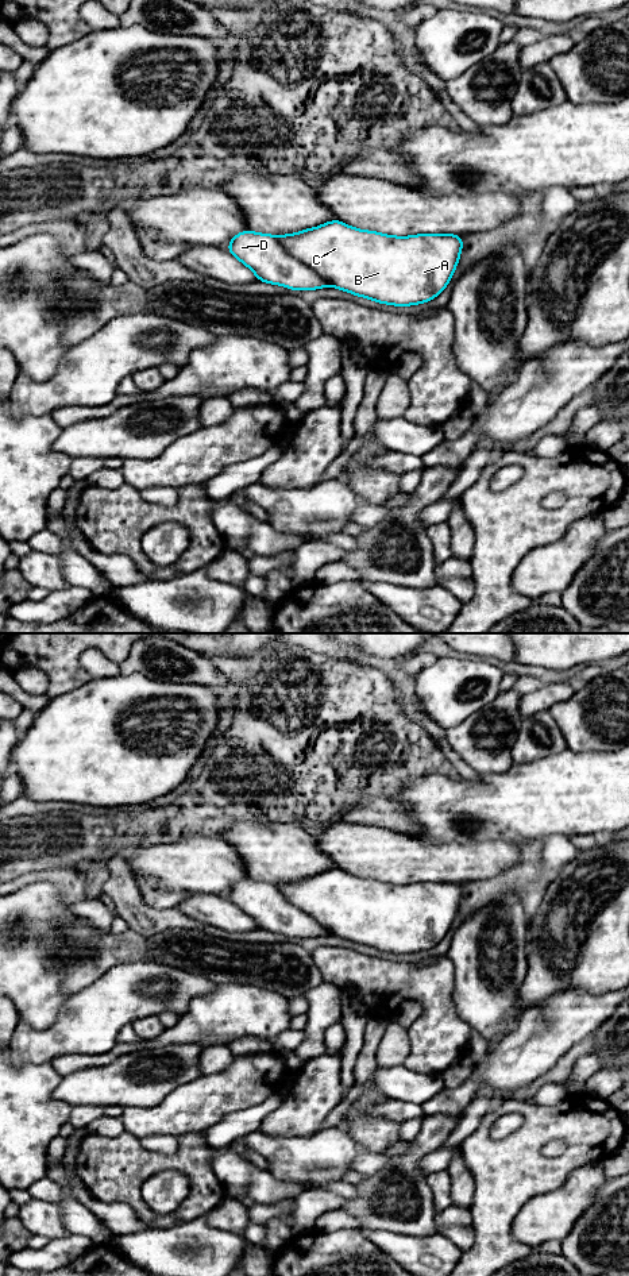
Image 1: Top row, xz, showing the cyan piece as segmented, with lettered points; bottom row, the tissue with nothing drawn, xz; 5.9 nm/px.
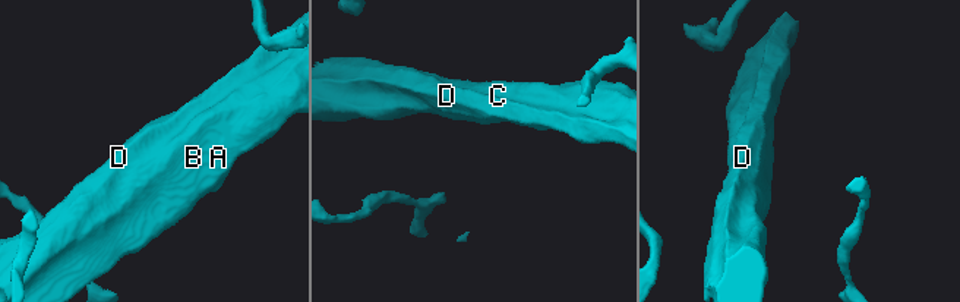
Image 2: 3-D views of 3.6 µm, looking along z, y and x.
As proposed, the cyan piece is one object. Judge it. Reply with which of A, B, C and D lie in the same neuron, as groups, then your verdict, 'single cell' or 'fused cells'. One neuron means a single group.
A B C D | single cell

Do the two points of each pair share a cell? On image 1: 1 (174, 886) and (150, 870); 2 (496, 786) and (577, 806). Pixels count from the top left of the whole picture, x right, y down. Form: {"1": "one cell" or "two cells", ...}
{"1": "one cell", "2": "one cell"}

